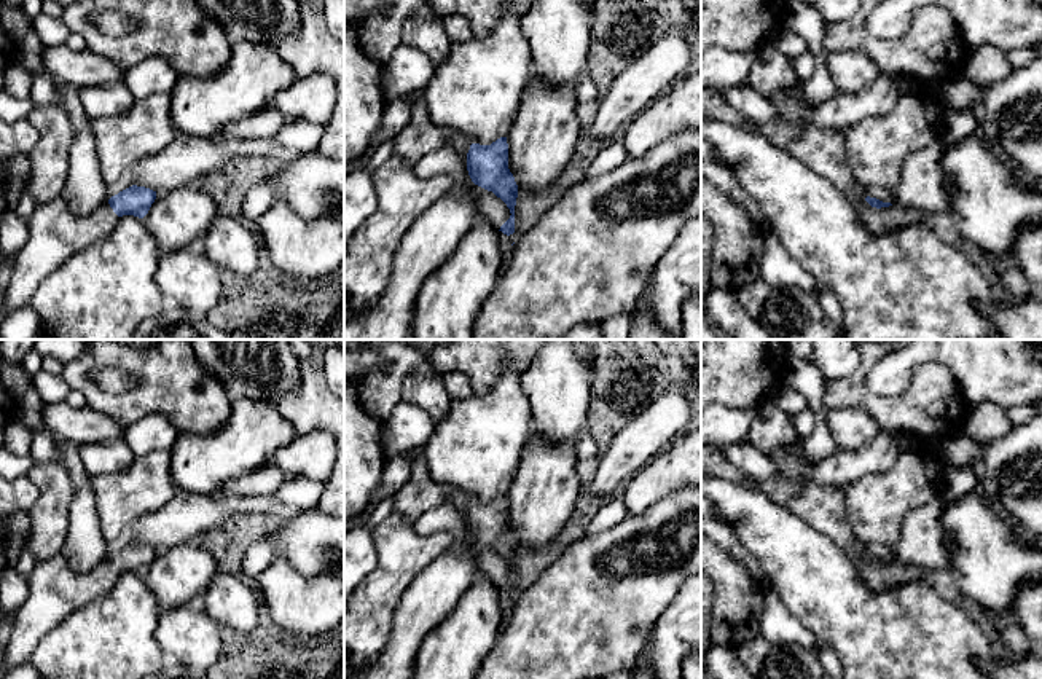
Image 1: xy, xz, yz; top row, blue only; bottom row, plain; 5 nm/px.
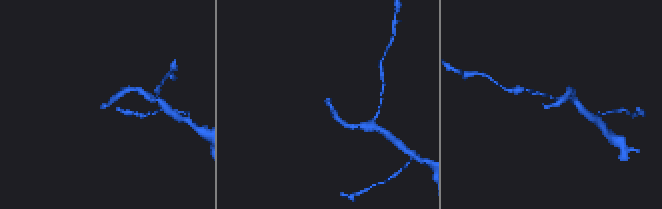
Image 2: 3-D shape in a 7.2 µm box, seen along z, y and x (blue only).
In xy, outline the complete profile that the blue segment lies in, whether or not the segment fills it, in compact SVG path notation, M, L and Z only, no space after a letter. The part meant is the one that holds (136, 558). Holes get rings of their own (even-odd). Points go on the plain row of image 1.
M132 542L118 551L112 553L105 561L88 572L75 572L69 558L64 553L54 555L49 559L37 563L29 579L29 598L13 615L13 630L10 642L2 658L8 668L29 661L40 639L64 622L75 610L107 595L123 572L143 575L156 556L156 548Z

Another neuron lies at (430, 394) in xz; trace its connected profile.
M409 375L402 386L402 402L421 406L438 426L451 405L451 397L445 387L443 376Z

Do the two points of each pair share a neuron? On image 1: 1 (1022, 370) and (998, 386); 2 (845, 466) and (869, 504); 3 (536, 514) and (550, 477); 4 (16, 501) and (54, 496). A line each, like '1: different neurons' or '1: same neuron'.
1: same neuron
2: different neurons
3: same neuron
4: different neurons

